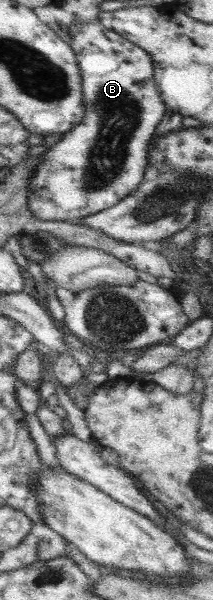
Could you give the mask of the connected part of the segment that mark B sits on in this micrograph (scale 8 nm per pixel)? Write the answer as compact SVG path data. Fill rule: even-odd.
M75 22L68 29L66 40L76 54L80 70L84 114L80 124L71 127L45 156L40 156L27 198L30 213L37 220L76 222L119 203L143 182L150 142L168 110L153 81L152 58L140 46L105 28L100 22Z

